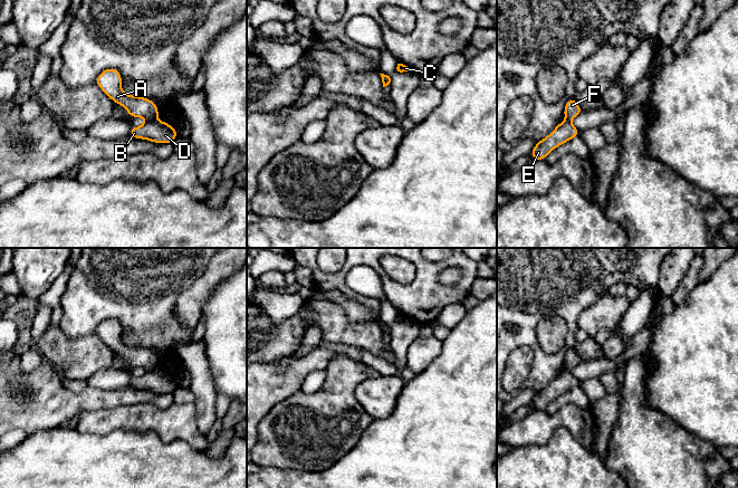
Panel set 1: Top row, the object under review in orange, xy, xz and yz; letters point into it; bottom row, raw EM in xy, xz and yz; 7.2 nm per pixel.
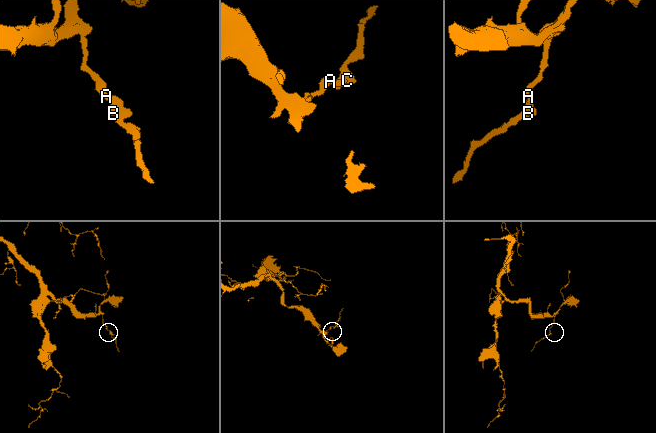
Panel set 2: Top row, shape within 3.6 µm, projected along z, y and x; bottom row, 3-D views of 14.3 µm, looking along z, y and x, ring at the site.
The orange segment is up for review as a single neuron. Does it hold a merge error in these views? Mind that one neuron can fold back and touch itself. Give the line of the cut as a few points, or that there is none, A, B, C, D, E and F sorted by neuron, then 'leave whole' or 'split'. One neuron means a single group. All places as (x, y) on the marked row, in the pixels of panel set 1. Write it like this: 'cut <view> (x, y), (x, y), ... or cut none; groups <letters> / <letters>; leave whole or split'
cut xy (153, 117), (147, 120); groups A F / B C D E; split

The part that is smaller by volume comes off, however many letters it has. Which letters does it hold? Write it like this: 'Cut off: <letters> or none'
Cut off: B, C, D, E

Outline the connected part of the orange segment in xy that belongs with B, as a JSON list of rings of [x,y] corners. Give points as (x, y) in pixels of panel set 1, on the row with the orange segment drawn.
[[[152,118],[147,119],[141,127],[131,126],[130,136],[134,138],[150,140],[157,144],[172,143],[178,136],[178,131],[165,122]]]

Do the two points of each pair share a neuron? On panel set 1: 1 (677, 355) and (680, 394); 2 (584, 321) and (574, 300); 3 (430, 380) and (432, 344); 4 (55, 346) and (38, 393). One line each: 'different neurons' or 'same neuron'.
1: same neuron
2: different neurons
3: different neurons
4: different neurons

